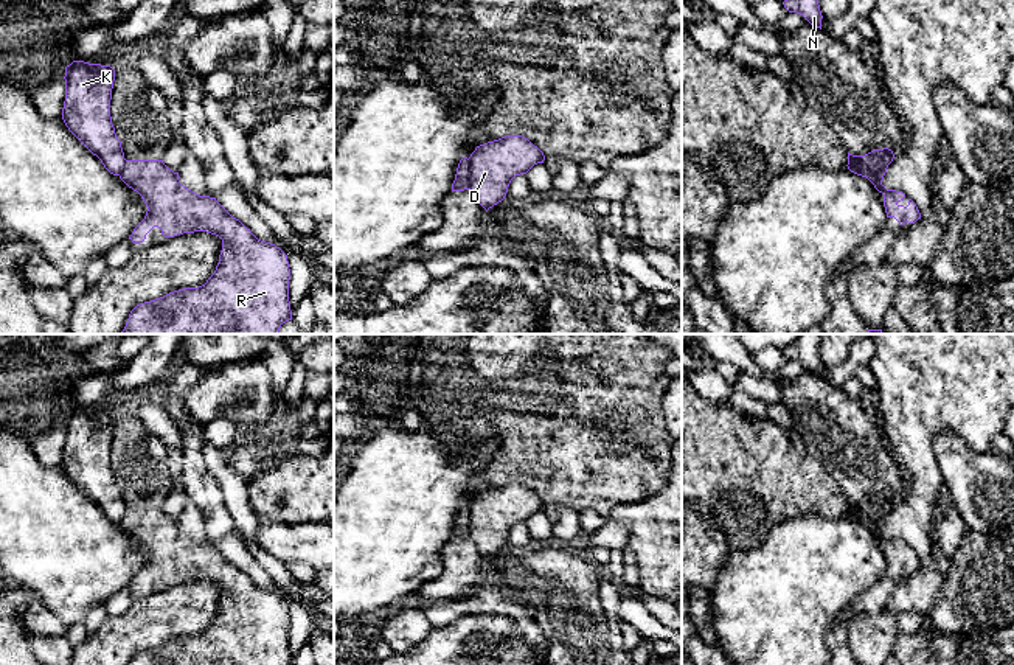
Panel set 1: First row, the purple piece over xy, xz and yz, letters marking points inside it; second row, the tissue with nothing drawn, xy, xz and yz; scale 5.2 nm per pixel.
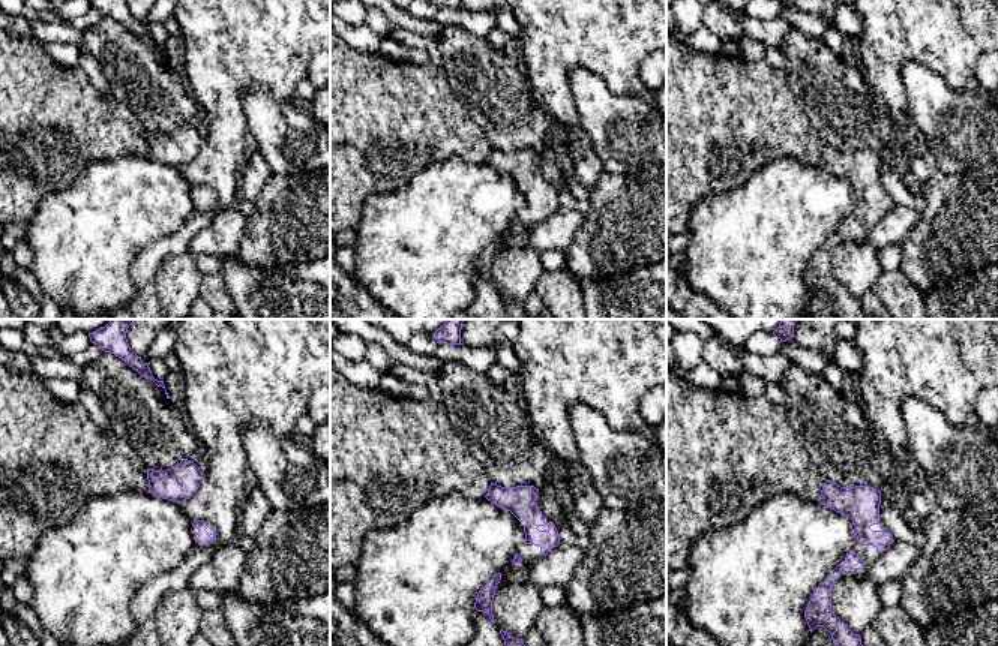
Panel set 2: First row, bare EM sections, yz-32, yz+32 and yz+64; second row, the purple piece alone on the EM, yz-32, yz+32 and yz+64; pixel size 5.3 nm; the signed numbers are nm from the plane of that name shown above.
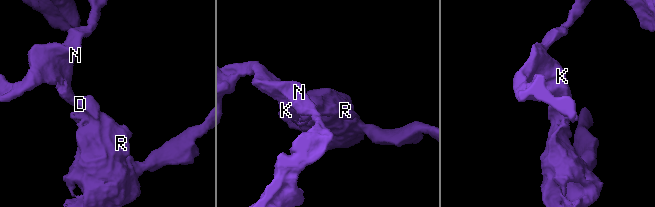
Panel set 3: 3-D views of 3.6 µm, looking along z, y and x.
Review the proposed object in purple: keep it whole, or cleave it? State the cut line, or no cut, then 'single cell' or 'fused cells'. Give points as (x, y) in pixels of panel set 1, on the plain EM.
cut in yz along (848, 510), (862, 515), (887, 515); fused cells

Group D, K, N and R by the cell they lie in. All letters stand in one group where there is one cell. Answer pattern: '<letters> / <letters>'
D R / K N

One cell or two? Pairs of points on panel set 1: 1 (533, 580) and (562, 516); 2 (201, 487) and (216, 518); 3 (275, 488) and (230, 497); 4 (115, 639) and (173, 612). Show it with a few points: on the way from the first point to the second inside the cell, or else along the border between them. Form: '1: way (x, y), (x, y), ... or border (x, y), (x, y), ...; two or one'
1: border (555, 541), (578, 546); two
2: way (207, 494), (213, 510); one
3: border (246, 483), (249, 505), (256, 515); two
4: way (129, 633), (159, 619); one

